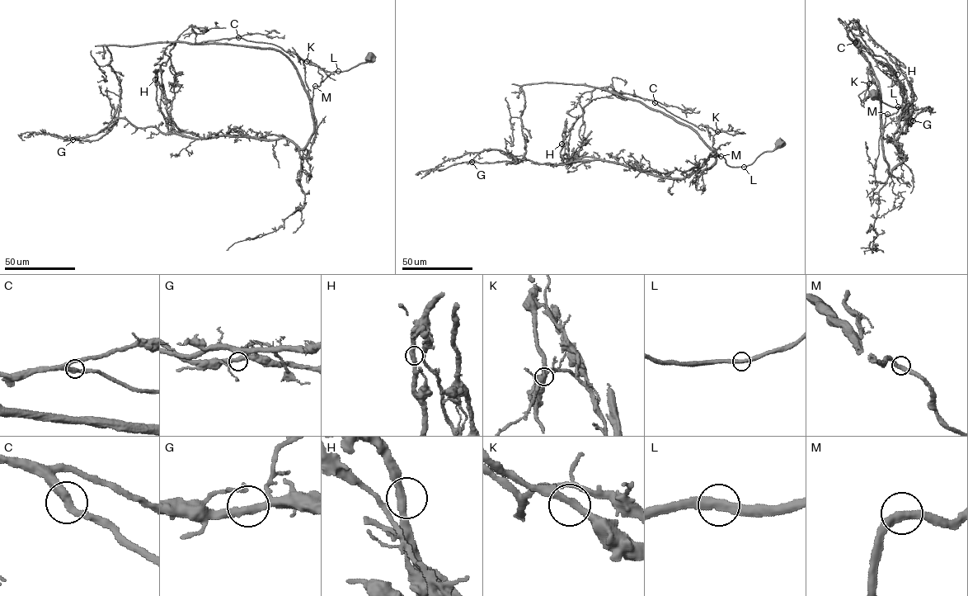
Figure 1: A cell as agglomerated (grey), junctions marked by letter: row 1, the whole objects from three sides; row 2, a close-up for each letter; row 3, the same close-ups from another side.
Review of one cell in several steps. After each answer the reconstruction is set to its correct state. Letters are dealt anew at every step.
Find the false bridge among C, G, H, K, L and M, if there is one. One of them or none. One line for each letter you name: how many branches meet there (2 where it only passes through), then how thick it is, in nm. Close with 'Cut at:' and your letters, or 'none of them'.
Cut at: none of them

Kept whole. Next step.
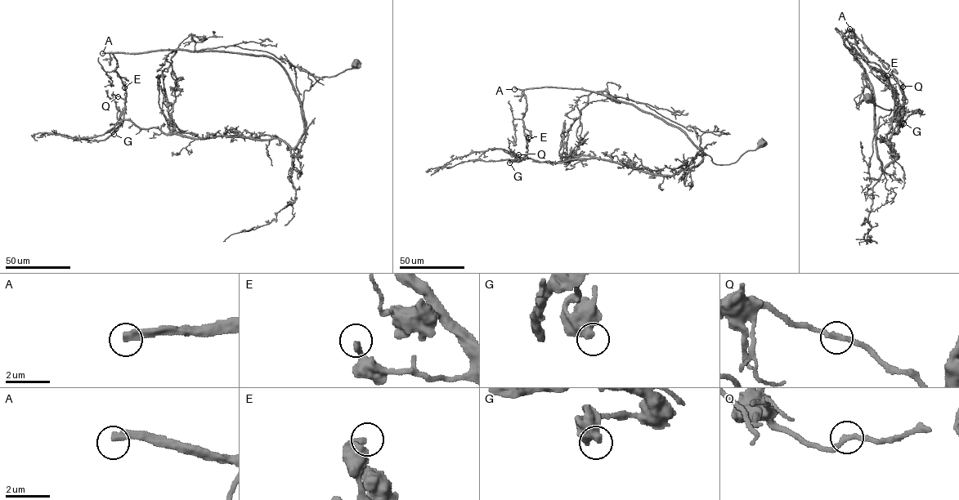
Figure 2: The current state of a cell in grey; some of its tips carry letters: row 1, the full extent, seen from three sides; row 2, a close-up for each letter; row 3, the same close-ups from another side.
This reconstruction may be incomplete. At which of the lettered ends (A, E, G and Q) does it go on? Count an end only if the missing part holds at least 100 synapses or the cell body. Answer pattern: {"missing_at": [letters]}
{"missing_at": ["A"]}

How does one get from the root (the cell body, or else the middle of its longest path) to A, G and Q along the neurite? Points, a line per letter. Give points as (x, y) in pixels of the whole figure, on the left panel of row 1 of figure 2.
A: (357, 64), (334, 76), (321, 77), (304, 91), (302, 107), (284, 68), (268, 57), (181, 50), (102, 53)
G: (357, 64), (321, 77), (304, 91), (304, 133), (293, 147), (276, 138), (189, 137), (127, 120), (114, 134)
Q: (357, 64), (304, 91), (304, 133), (293, 148), (277, 138), (192, 138), (122, 123), (124, 100), (118, 96)

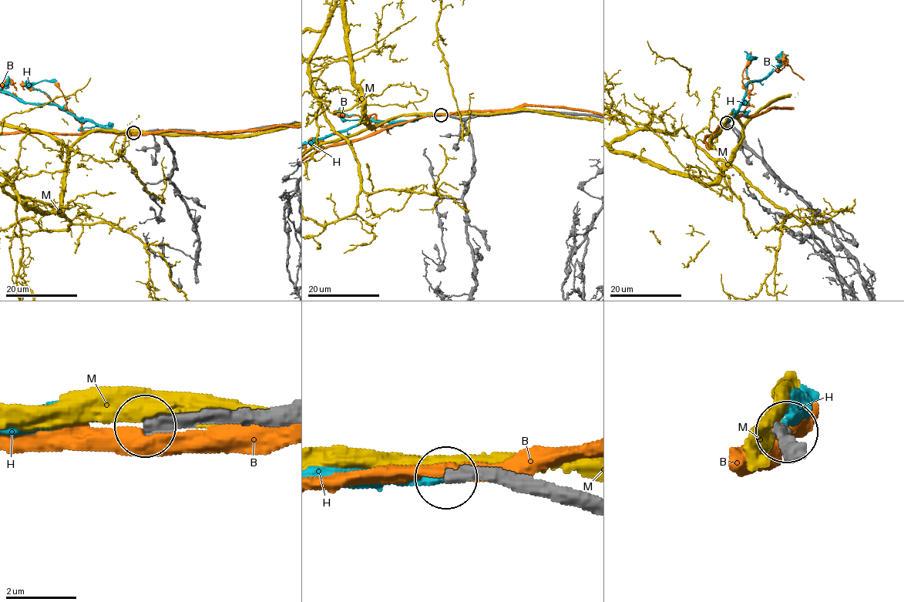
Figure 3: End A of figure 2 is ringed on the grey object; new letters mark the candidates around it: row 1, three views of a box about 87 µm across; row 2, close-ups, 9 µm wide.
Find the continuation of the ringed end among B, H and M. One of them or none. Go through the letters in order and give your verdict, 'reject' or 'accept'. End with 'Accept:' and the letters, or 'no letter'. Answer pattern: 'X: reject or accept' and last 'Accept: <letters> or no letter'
B: reject
H: reject
M: reject
Accept: no letter

